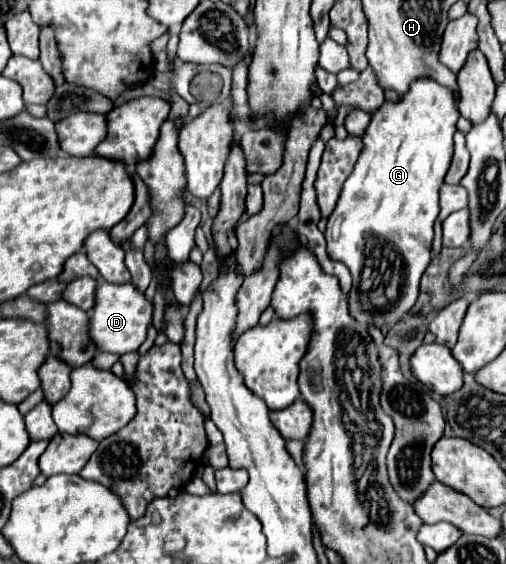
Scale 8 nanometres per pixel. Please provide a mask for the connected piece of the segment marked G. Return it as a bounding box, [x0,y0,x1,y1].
[324,80,458,332]

